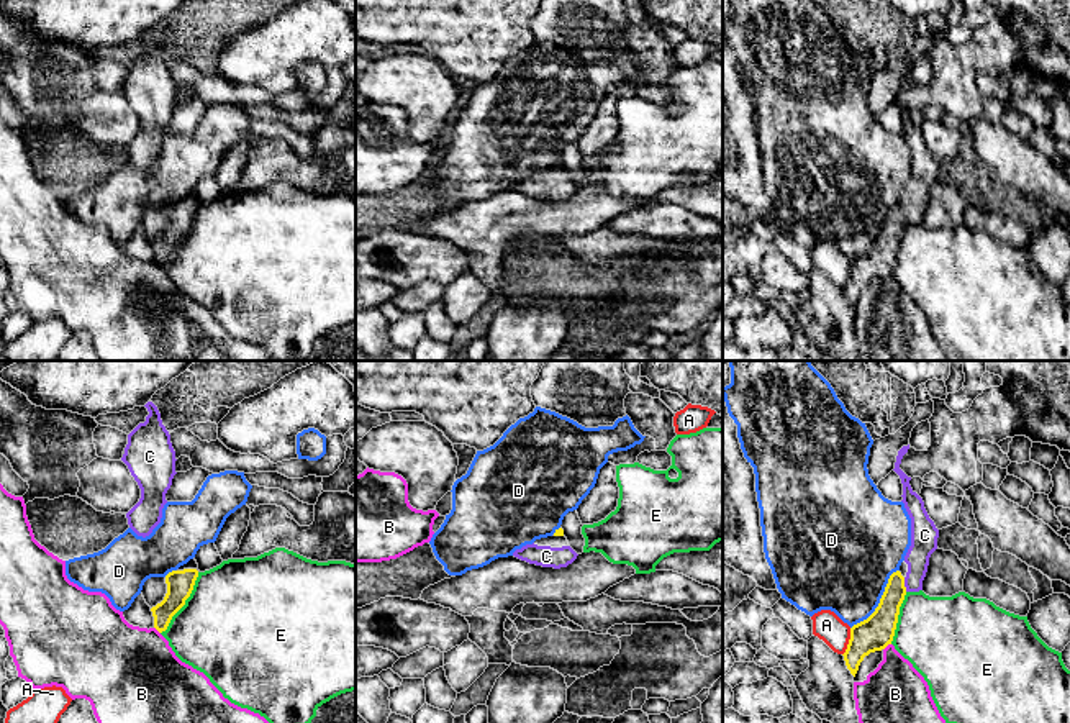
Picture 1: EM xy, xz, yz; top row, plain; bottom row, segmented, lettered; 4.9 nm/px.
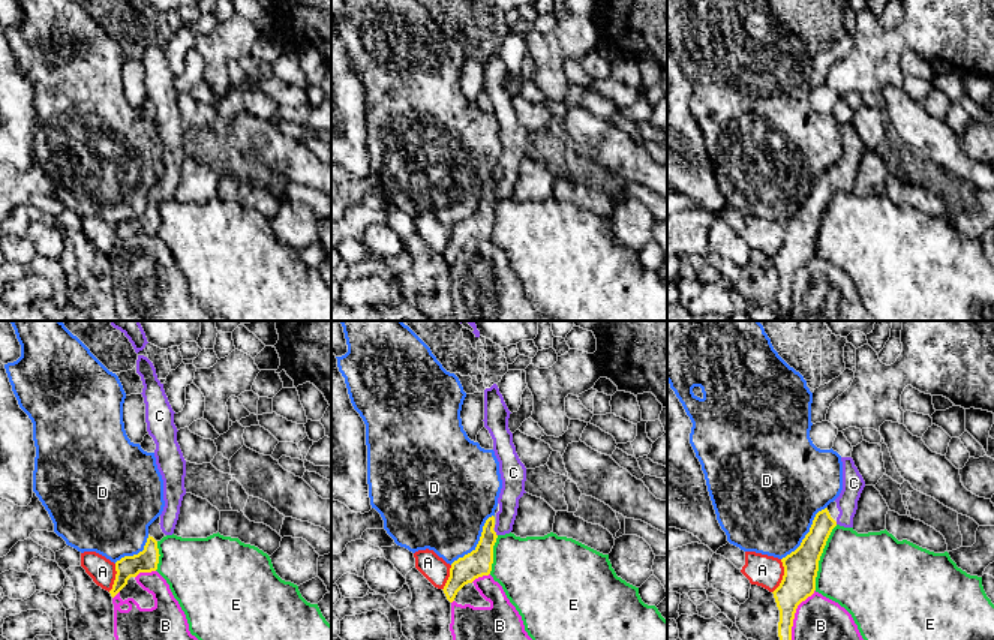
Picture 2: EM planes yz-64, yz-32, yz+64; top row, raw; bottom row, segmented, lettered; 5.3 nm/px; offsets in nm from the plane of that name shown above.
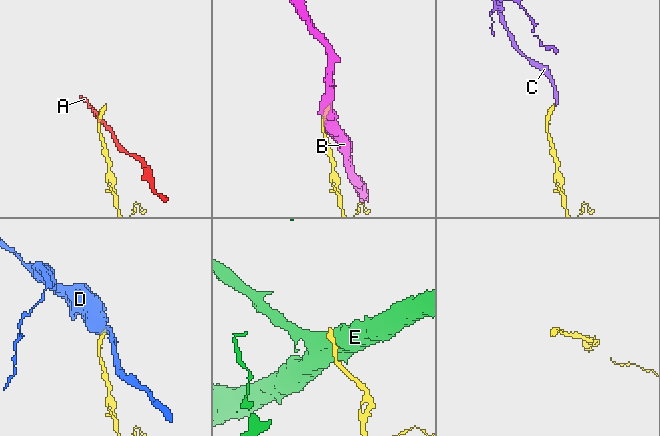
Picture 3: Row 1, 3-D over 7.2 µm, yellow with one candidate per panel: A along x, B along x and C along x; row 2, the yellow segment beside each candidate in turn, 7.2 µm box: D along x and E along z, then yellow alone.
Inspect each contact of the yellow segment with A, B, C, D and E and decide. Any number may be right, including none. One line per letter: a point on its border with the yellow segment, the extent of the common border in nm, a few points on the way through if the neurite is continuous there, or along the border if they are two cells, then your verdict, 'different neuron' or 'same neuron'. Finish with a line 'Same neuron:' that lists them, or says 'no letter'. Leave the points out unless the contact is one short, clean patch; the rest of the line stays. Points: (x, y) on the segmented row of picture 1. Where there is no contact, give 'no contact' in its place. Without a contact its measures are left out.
A: yz (849, 641) | 140 nm | along yz (851, 628), (851, 638), (843, 654) | different neuron
B: yz (887, 645) | 50 nm | different neuron
C: yz (903, 584) | 70 nm | across yz (879, 628), (893, 594), (903, 584), (916, 571), (923, 538) | same neuron
D: yz (880, 600) | 380 nm | along yz (898, 569), (890, 576), (879, 605), (851, 628) | different neuron
E: xy (184, 604) | 360 nm | different neuron
Same neuron: C

